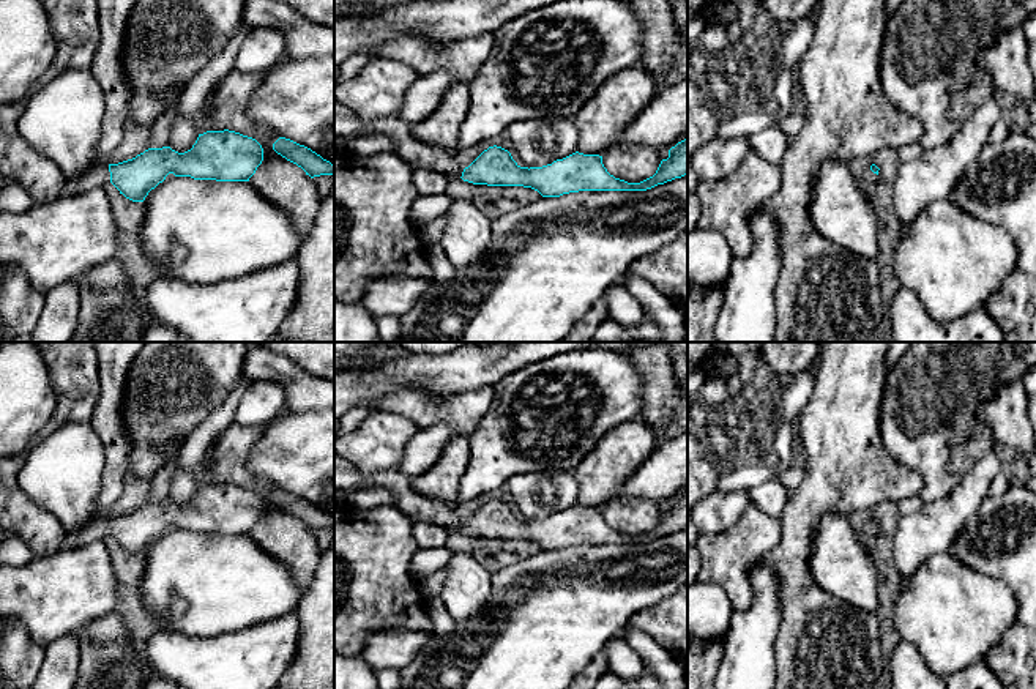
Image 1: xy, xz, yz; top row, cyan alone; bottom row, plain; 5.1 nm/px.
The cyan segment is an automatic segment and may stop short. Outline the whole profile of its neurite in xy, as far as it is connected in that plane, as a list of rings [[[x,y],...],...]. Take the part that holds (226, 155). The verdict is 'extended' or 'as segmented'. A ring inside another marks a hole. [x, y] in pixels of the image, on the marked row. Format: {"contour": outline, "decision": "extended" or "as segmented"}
{"contour": [[[229,129],[207,131],[184,153],[162,147],[118,164],[95,161],[82,175],[65,178],[61,196],[77,196],[112,183],[126,199],[143,202],[169,173],[194,180],[249,181],[262,161],[263,148],[255,139]]], "decision": "extended"}

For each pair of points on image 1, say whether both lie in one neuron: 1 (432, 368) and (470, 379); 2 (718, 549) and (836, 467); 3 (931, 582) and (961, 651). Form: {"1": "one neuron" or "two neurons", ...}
{"1": "one neuron", "2": "two neurons", "3": "one neuron"}

